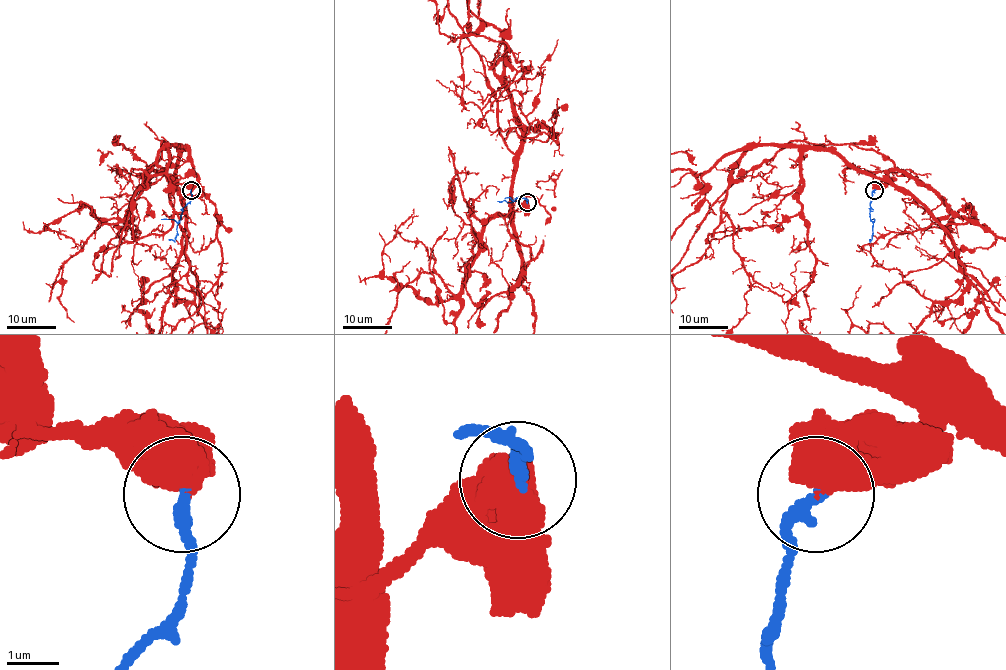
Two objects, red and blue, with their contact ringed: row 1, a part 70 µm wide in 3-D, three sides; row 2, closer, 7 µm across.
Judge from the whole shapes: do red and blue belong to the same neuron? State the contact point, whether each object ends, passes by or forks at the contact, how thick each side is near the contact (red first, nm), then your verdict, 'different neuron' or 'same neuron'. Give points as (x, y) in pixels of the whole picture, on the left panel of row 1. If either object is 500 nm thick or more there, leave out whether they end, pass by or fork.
at (191, 190); 750 nm thick on the red side, 260 nm on the other; same neuron

